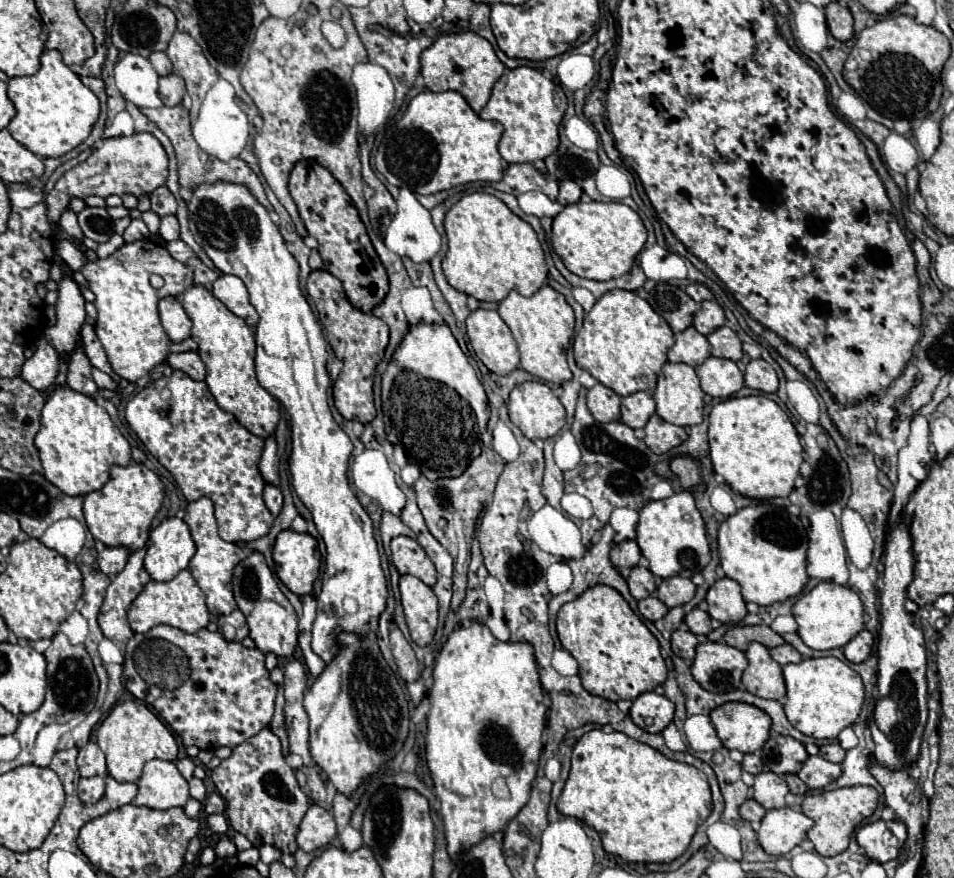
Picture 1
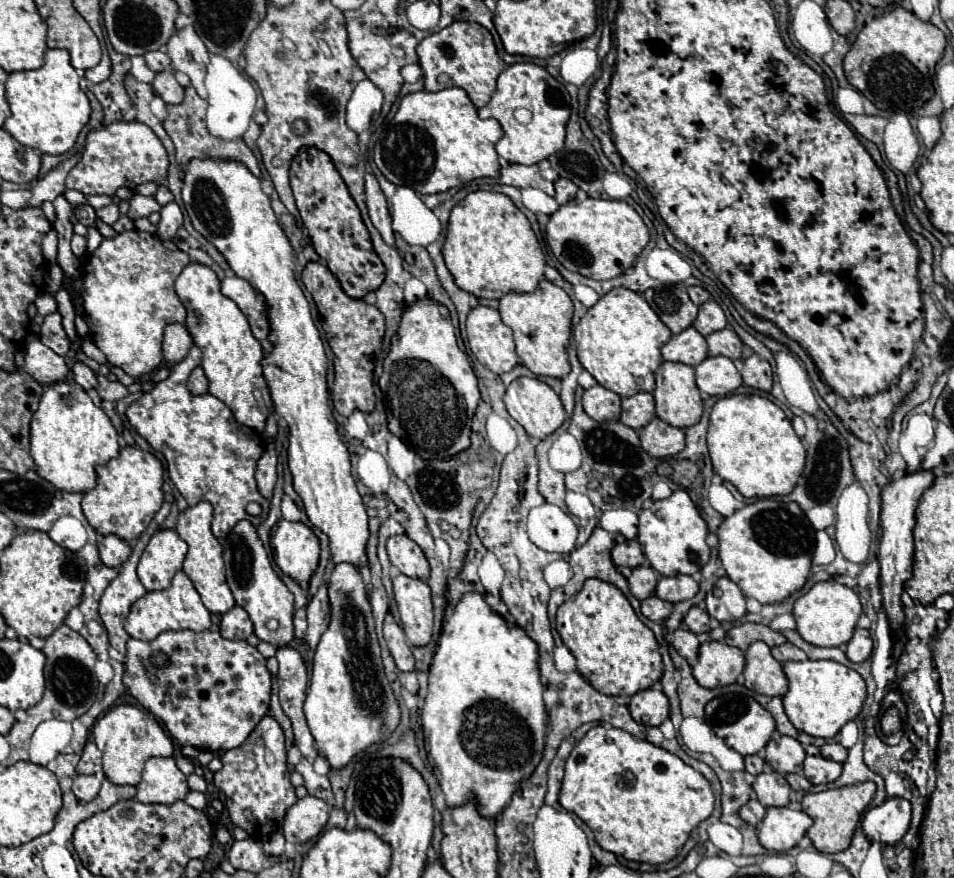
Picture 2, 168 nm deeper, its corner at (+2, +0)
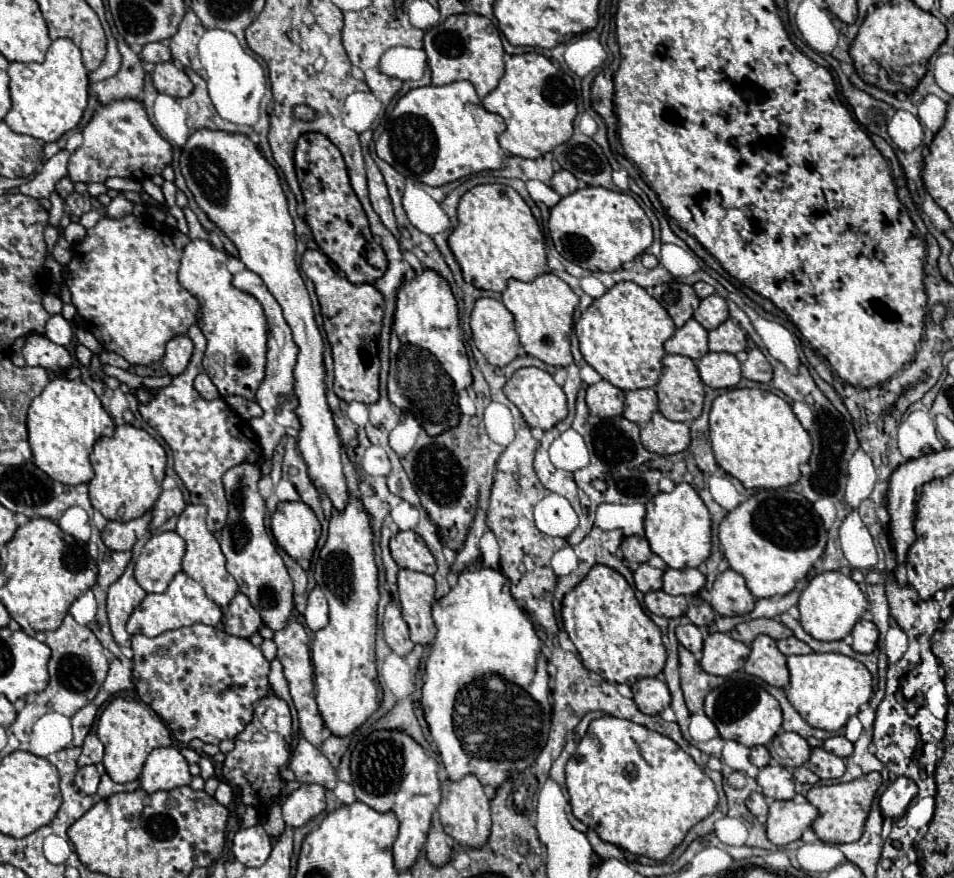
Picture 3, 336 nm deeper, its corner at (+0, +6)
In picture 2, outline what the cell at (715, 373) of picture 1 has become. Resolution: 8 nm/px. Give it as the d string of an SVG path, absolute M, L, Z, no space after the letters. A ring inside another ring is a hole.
M725 356L705 358L699 366L695 366L695 374L699 390L709 396L725 396L741 386L739 370L733 360Z

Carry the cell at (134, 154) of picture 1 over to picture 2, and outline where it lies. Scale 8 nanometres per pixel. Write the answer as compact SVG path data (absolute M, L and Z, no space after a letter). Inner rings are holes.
M115 122L109 126L103 126L99 130L89 132L83 158L73 166L73 170L67 176L67 188L79 190L85 196L91 194L105 194L113 196L119 188L135 188L145 182L157 182L161 178L159 170L165 168L167 178L167 152L155 132L141 124L141 122Z

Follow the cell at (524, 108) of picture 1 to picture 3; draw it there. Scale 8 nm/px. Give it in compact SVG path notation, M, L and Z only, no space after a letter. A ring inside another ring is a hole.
M537 52L505 56L505 76L481 104L487 112L499 114L507 124L499 136L501 148L521 158L539 158L567 142L573 134L573 120L577 116L573 78Z

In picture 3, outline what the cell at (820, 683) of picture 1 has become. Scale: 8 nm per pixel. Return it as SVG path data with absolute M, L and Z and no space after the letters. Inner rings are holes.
M807 654L807 656L789 656L787 658L791 688L787 698L799 716L813 728L837 732L841 730L851 716L859 712L863 704L873 696L873 676L865 664L843 654Z

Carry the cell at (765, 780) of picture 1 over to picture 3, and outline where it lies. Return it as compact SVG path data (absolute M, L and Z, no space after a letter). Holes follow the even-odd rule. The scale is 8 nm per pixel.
M769 764L769 766L761 768L757 782L761 786L761 792L767 798L791 800L795 796L795 778L787 768L783 768L779 764Z

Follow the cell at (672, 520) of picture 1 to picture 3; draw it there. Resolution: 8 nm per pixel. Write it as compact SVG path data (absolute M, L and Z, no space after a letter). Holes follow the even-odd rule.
M677 484L673 492L659 492L647 502L645 536L653 554L661 556L669 568L697 568L711 554L711 516L699 494L689 484Z

